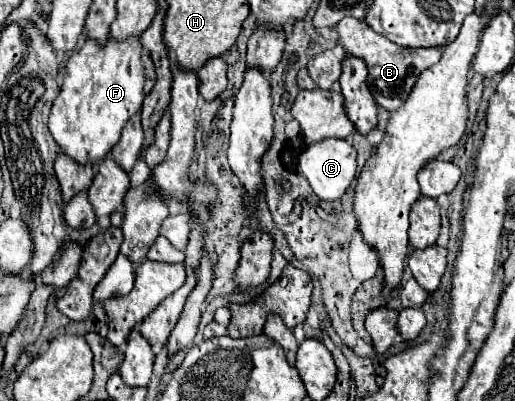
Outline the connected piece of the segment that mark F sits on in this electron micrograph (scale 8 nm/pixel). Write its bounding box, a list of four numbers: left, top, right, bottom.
[48,38,146,164]

